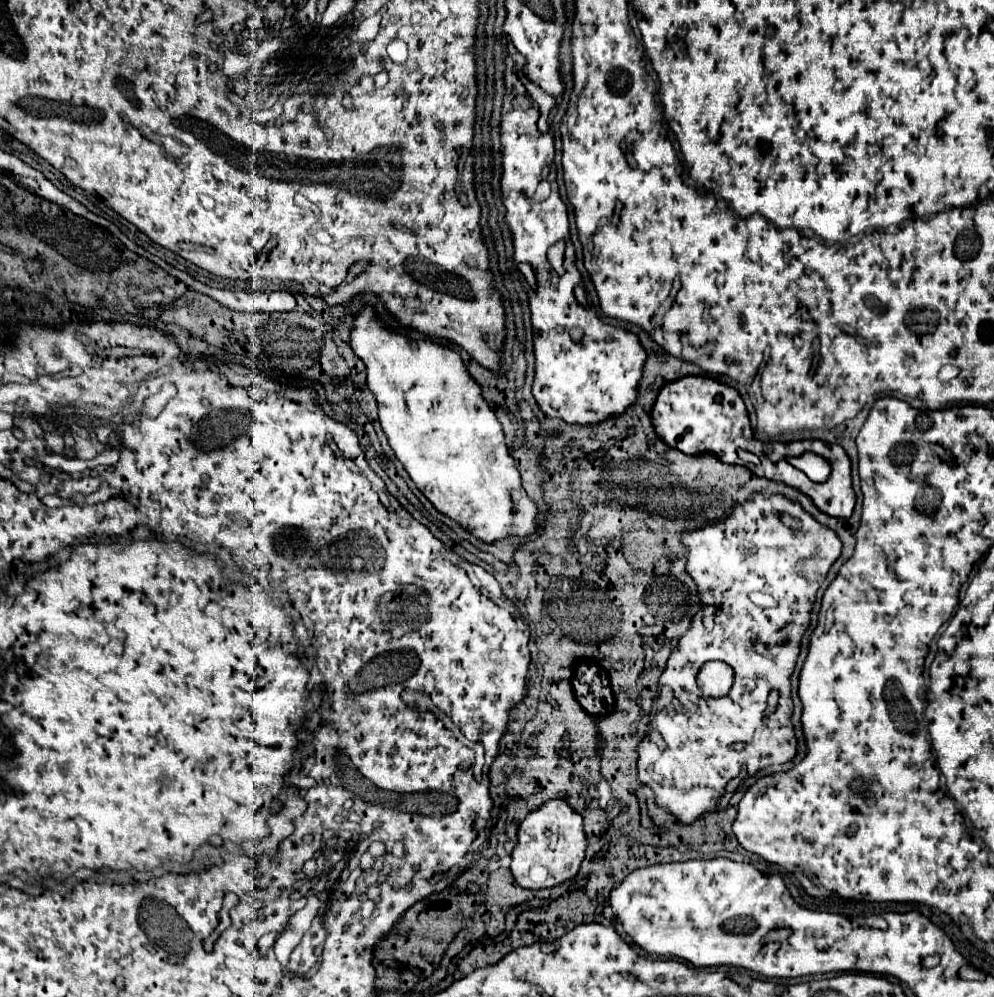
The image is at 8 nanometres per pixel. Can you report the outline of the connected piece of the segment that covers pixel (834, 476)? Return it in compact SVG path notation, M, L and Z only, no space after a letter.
M804 440L800 450L816 450L820 456L824 456L830 462L830 478L826 482L810 482L810 478L806 478L806 474L802 474L794 466L790 466L790 462L786 462L786 458L784 458L784 484L794 486L796 490L810 496L812 502L822 512L826 512L830 516L838 516L838 518L850 518L852 510L854 510L856 496L854 496L852 480L850 480L850 460L848 460L846 452L842 450L842 446L832 446L832 444L826 444L826 442L820 442L820 440Z

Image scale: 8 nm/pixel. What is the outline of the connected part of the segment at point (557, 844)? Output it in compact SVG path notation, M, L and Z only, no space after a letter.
M548 800L520 822L510 870L522 888L552 888L576 876L584 860L584 848L586 836L582 830L582 816L574 812L564 800Z

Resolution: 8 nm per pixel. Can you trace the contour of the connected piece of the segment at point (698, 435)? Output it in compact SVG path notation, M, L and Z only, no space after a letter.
M684 376L668 382L658 392L658 398L650 412L656 434L672 448L684 454L714 454L722 462L738 464L738 446L756 446L752 452L762 456L766 462L766 446L762 446L750 428L746 406L736 388L720 384L704 376Z

